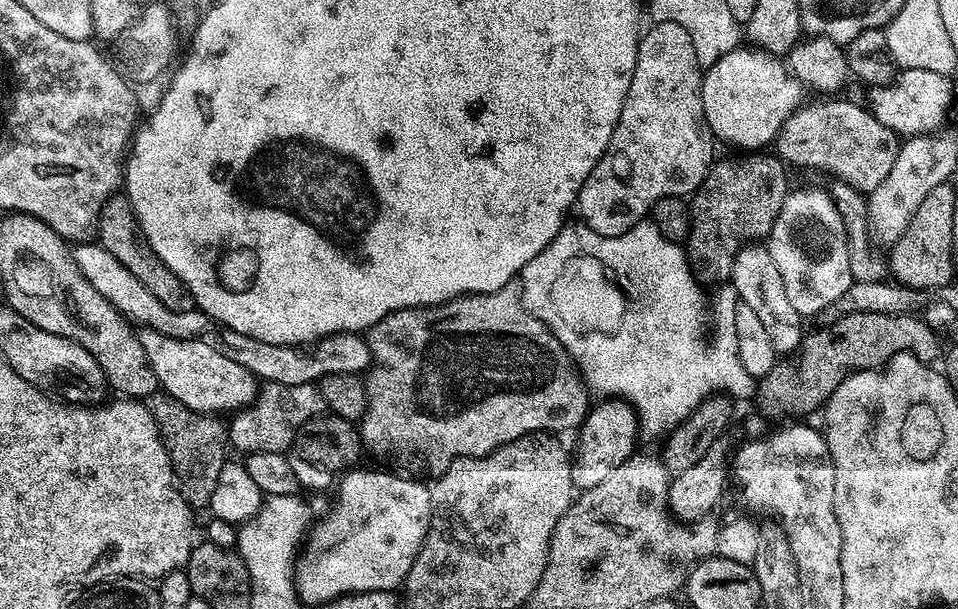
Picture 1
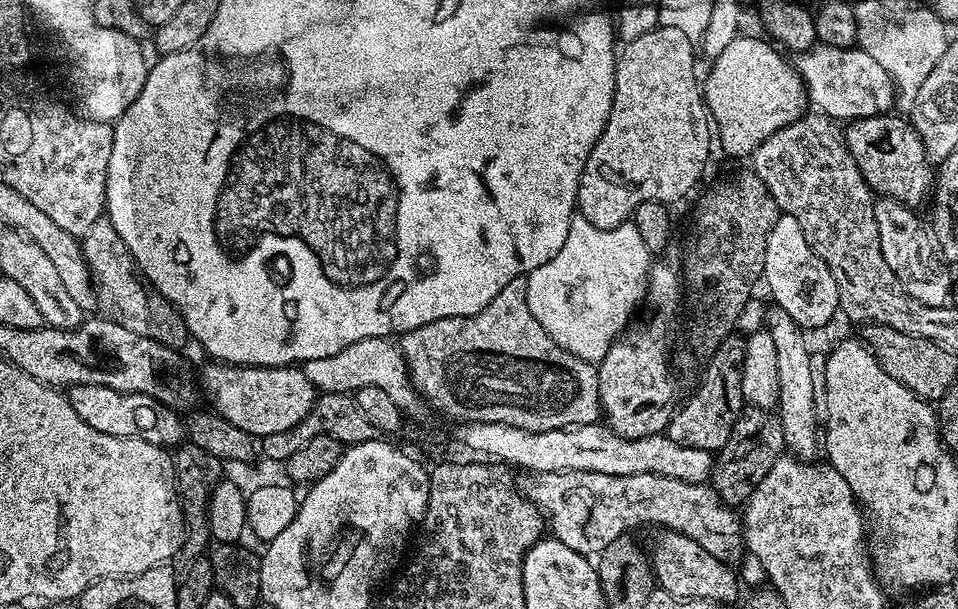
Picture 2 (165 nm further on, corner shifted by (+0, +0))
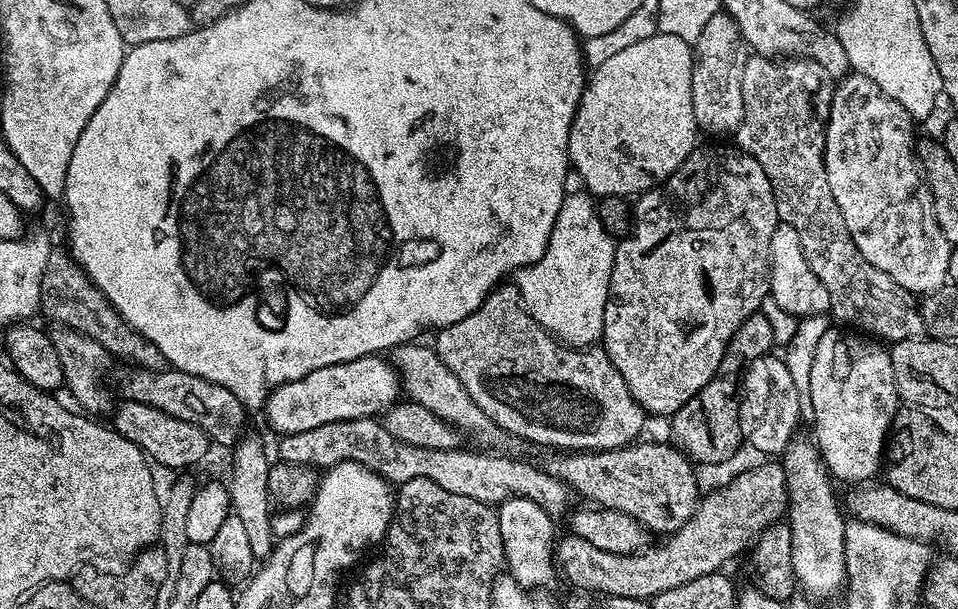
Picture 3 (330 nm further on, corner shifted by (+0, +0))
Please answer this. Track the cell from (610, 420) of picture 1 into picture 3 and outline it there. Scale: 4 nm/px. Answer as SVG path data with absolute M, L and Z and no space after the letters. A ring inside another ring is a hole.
M697 146L688 156L687 162L672 176L671 180L665 180L663 184L656 185L648 192L641 192L634 204L634 219L632 220L631 232L623 237L616 245L616 253L614 254L614 266L610 274L610 290L608 291L608 301L606 302L606 314L604 315L604 335L602 337L602 347L605 354L610 358L610 362L614 362L614 366L618 370L618 374L622 374L622 378L626 382L626 386L630 390L630 394L640 403L640 407L645 413L656 416L671 417L672 413L677 412L686 402L690 402L690 398L694 398L694 394L698 394L698 390L702 390L702 386L706 386L706 382L710 382L710 378L716 376L718 366L722 362L722 354L726 354L726 346L730 342L730 338L734 334L734 330L738 330L738 326L742 326L742 322L746 322L746 318L750 318L750 314L761 311L763 300L767 301L770 296L770 285L772 282L772 239L774 238L774 230L782 223L778 214L778 206L774 202L774 190L770 186L770 178L766 178L766 170L762 170L762 166L758 166L758 162L749 152L740 151L739 147L732 148L704 148Z

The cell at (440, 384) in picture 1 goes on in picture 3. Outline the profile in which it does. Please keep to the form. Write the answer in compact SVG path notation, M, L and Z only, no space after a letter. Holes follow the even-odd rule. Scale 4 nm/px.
M504 282L493 288L474 314L439 329L435 336L436 353L450 374L466 386L466 394L485 414L514 438L549 444L552 450L607 450L633 443L644 428L644 409L630 394L603 347L573 348L561 343L524 308L515 283Z

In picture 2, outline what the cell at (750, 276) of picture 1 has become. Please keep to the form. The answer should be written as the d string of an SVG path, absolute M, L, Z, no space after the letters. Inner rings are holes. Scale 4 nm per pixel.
M769 307L766 330L774 340L774 350L778 353L778 415L782 422L784 447L791 455L801 459L811 459L818 452L822 432L816 429L818 416L818 380L812 377L812 360L808 357L808 348L804 345L805 333L799 324L786 314L786 310Z

